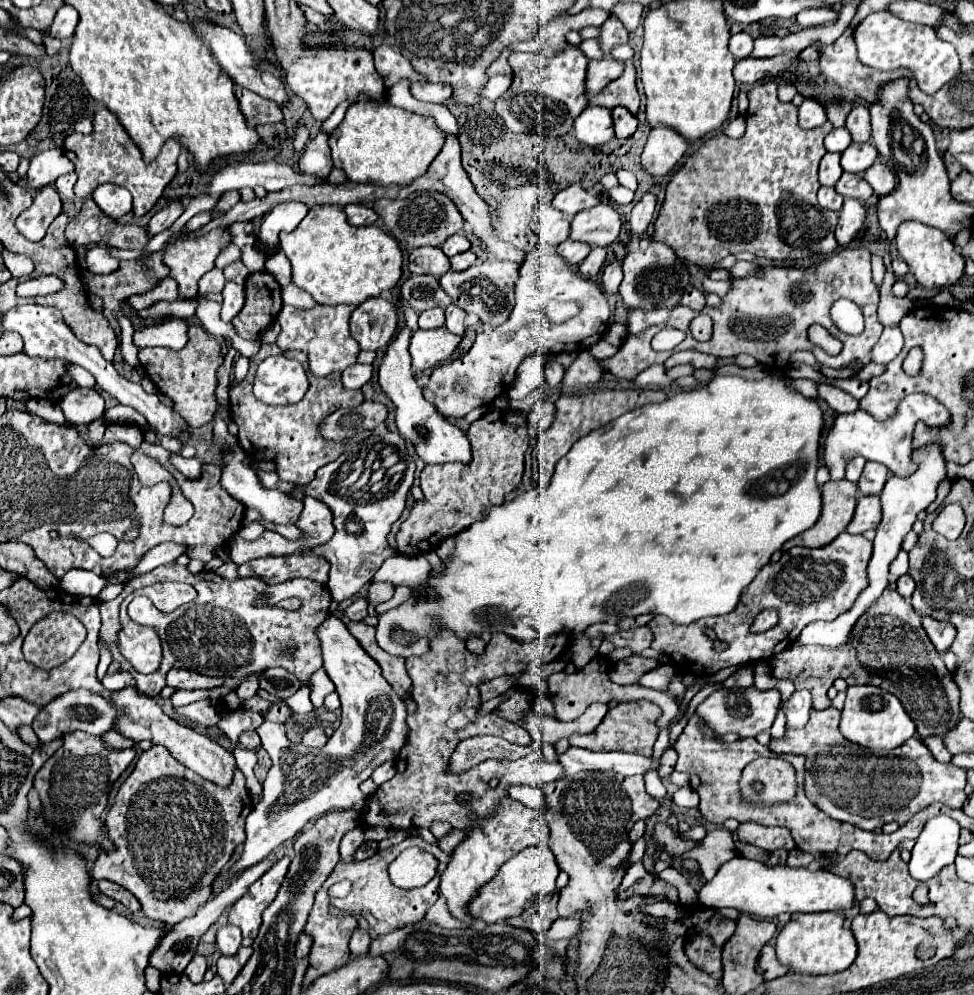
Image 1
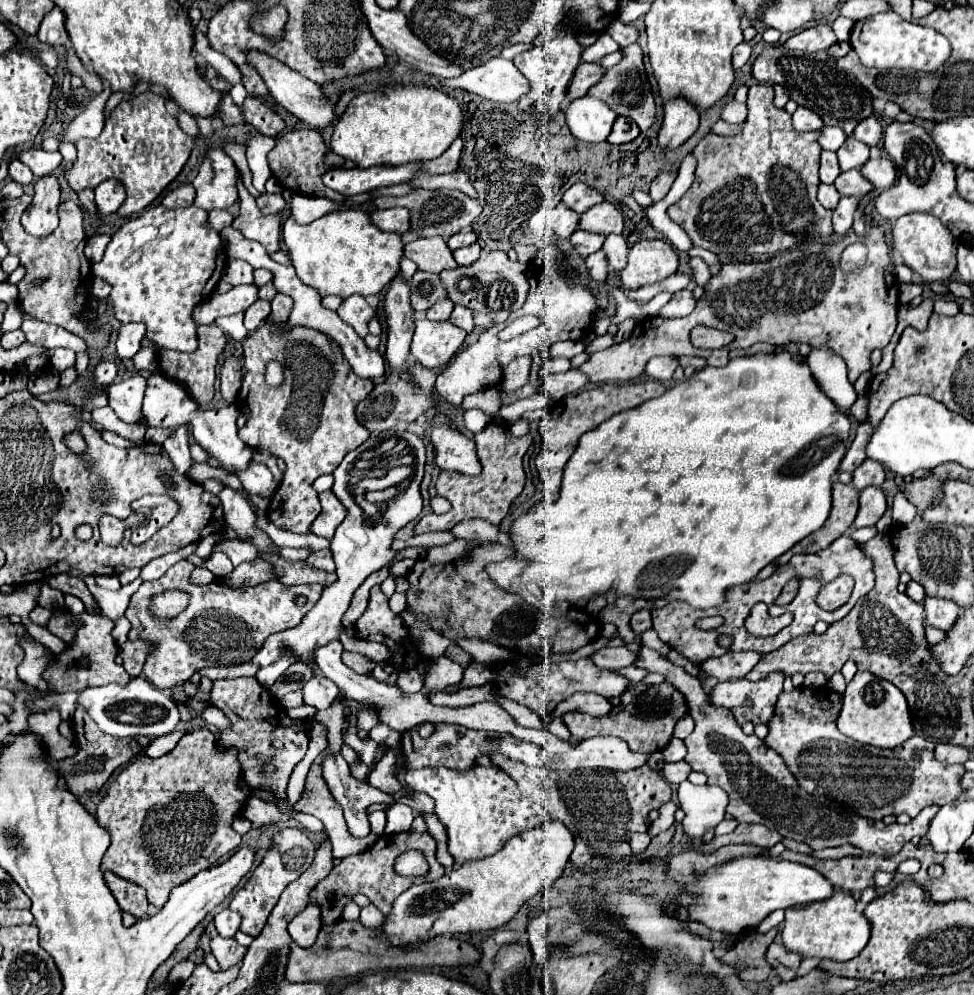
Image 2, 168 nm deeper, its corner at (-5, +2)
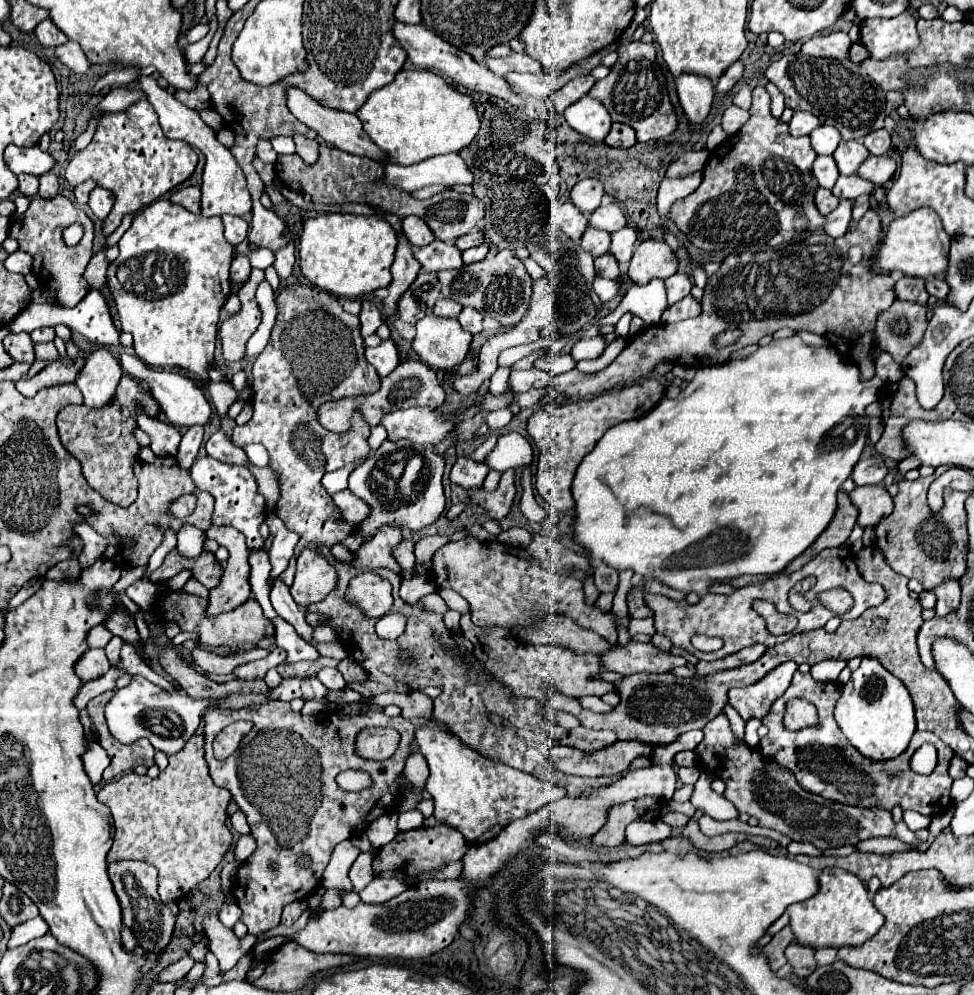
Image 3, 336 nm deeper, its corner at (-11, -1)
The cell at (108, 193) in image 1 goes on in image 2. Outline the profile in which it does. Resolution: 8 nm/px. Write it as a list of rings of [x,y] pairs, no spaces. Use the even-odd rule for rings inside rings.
[[[105,180],[95,188],[95,206],[99,214],[113,214],[125,200],[125,190],[119,180]]]

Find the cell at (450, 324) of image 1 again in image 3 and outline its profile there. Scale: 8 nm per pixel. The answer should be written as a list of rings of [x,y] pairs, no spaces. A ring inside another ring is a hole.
[[[465,307],[461,313],[459,313],[459,323],[461,323],[461,327],[463,329],[467,329],[469,333],[473,333],[473,335],[477,335],[479,331],[481,331],[481,313],[479,311],[475,311],[475,309],[469,309],[469,307]]]

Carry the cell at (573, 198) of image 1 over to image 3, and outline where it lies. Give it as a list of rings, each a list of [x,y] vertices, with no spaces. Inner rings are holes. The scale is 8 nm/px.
[[[583,179],[575,183],[571,189],[571,201],[577,209],[581,209],[585,215],[591,215],[593,209],[601,205],[603,199],[603,183],[599,179]]]

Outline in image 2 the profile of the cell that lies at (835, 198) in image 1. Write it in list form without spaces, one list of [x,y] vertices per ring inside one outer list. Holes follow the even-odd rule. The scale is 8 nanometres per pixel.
[[[819,184],[819,194],[817,194],[817,198],[819,198],[819,202],[825,206],[825,208],[829,208],[829,210],[833,210],[835,206],[837,206],[837,202],[839,202],[839,192],[833,188],[833,186],[829,186],[829,184]]]

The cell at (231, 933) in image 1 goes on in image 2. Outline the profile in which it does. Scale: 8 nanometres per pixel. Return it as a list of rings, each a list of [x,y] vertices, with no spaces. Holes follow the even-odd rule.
[[[225,908],[223,912],[219,912],[219,914],[213,918],[213,922],[215,922],[215,928],[217,928],[217,932],[219,932],[221,936],[233,938],[233,934],[239,930],[241,916],[239,916],[239,912]]]

